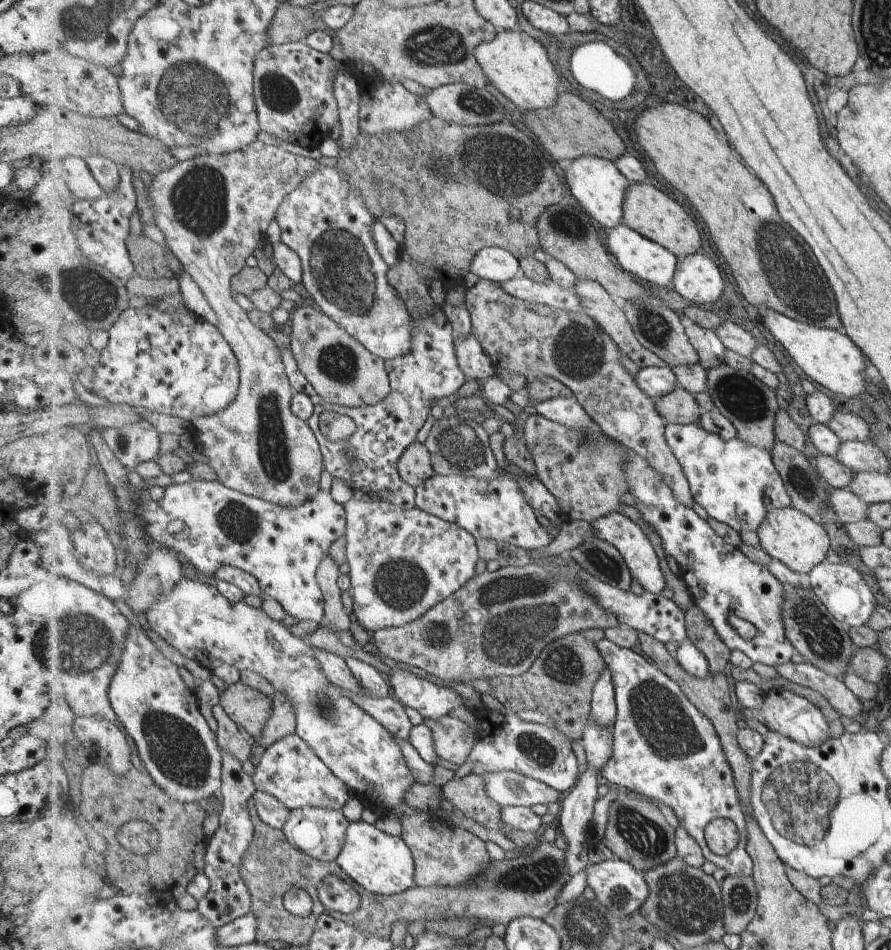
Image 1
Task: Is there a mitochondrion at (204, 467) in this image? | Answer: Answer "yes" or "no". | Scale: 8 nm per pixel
no

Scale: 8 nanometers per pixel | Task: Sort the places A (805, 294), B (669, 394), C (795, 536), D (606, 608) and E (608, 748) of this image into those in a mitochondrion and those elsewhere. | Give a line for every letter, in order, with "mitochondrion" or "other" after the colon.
A: mitochondrion
B: other
C: other
D: other
E: other

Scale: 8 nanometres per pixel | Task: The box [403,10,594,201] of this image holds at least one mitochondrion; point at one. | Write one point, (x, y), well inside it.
(470, 101)

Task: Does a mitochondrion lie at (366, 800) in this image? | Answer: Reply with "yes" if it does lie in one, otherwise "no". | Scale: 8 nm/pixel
no

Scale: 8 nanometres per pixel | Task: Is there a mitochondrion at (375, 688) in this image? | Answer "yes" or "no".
no

